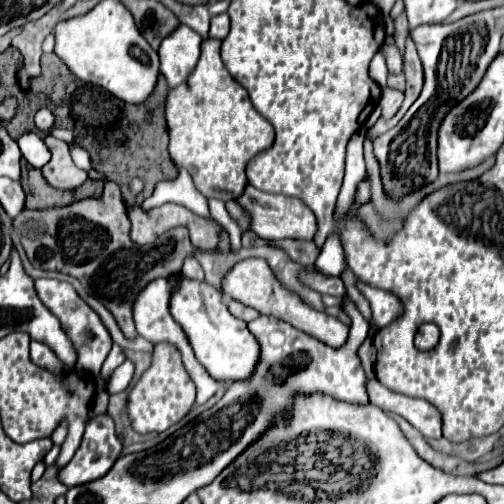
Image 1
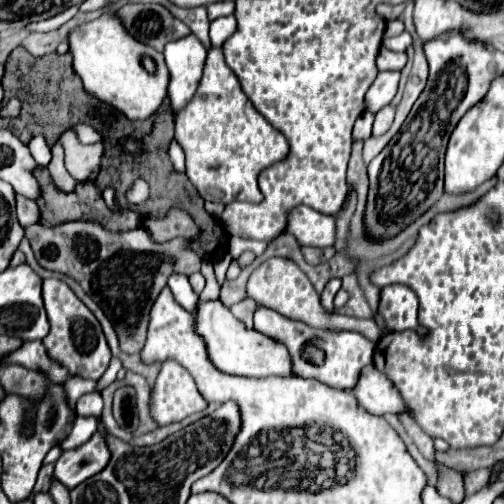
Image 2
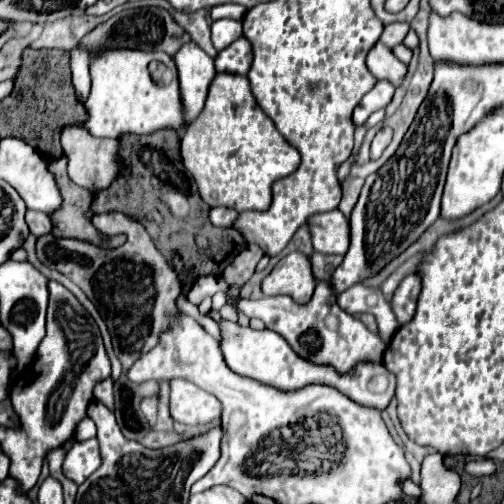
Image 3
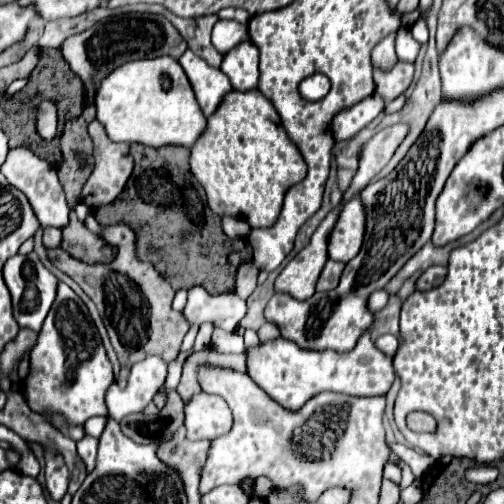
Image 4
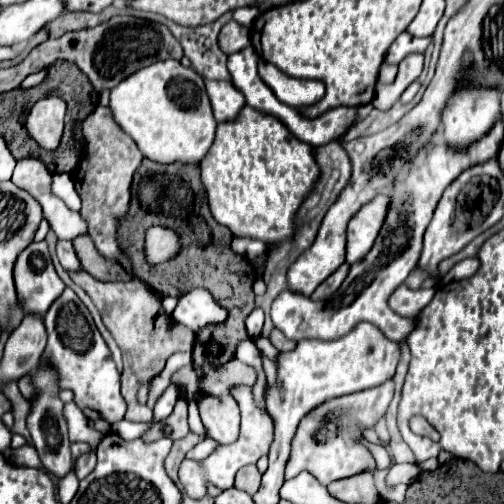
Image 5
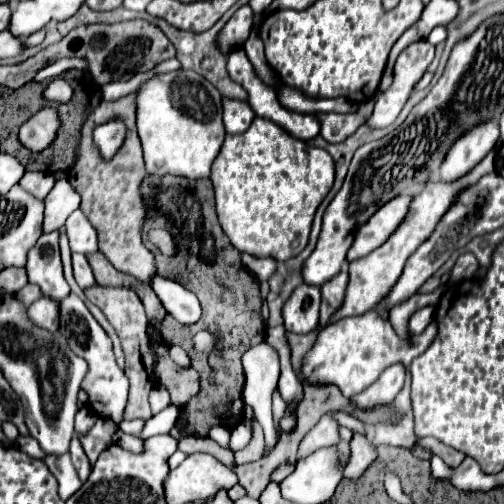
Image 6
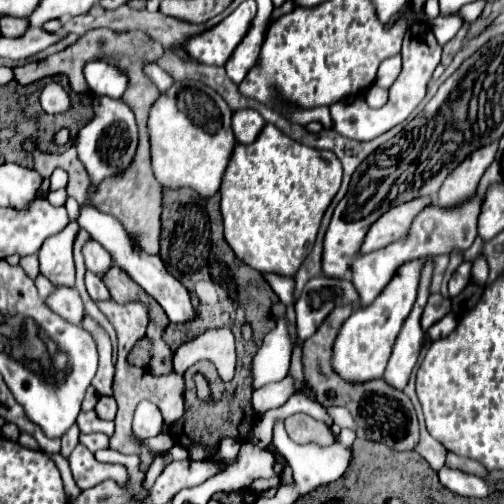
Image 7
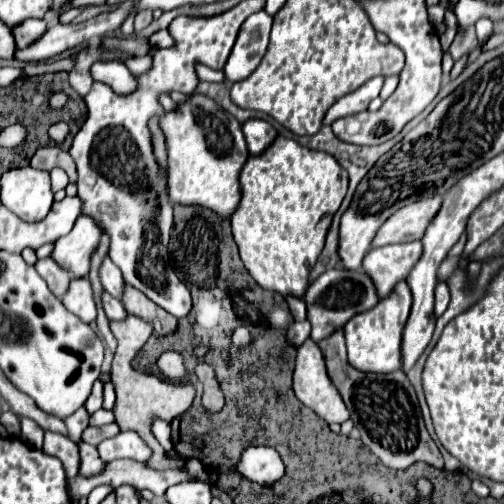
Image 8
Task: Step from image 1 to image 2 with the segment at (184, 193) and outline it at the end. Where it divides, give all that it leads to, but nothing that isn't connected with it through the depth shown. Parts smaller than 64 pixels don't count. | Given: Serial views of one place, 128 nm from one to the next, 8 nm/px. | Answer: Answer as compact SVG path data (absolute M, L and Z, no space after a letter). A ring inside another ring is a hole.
M172 140L170 144L170 160L178 172L184 172L184 152L176 140ZM226 254L226 256L222 258L222 260L218 260L218 262L214 264L214 270L216 270L216 279L220 286L224 284L224 280L226 277L226 270L228 270L230 262L232 262L232 256L230 256L230 254Z

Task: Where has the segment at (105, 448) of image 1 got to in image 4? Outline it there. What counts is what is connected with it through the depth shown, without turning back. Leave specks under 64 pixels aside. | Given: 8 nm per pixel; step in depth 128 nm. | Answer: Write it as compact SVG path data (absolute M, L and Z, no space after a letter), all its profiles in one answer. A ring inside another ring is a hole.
M86 436L78 442L78 454L80 458L84 460L88 472L94 468L94 462L96 462L96 448L98 448L98 438L92 438L92 436Z

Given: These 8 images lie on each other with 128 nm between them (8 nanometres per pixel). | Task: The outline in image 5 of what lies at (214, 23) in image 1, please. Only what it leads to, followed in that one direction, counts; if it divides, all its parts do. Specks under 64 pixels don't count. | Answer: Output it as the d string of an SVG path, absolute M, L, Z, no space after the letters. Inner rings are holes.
M230 20L230 24L226 28L222 28L222 32L220 32L220 48L226 54L232 54L246 46L250 46L250 30L240 26L238 22Z

